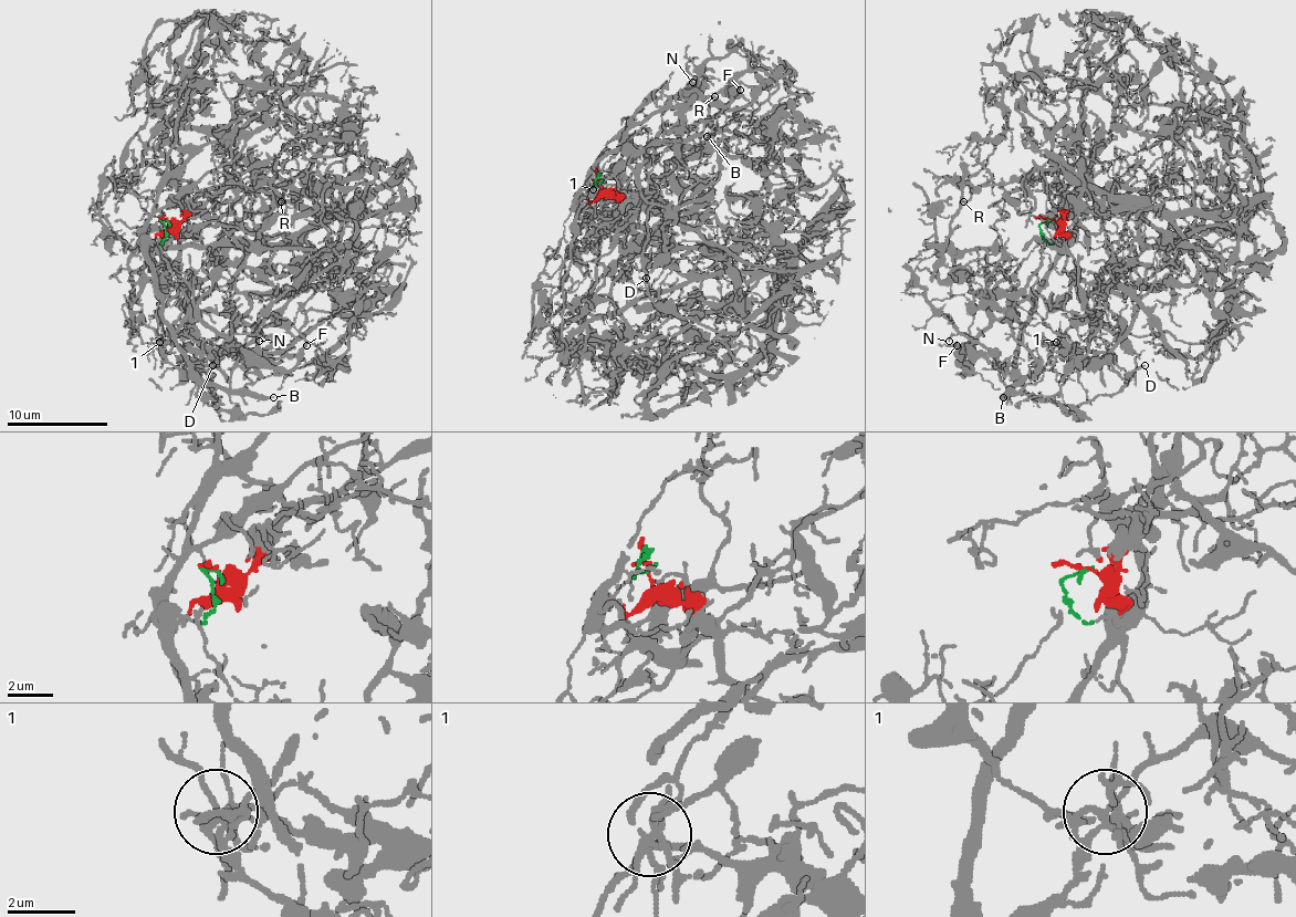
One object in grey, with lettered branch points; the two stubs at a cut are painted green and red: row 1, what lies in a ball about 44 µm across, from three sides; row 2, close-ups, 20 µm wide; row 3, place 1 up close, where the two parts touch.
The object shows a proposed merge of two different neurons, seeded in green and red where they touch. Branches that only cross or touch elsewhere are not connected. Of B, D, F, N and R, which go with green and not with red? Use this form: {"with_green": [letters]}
{"with_green": ["B", "D"]}

